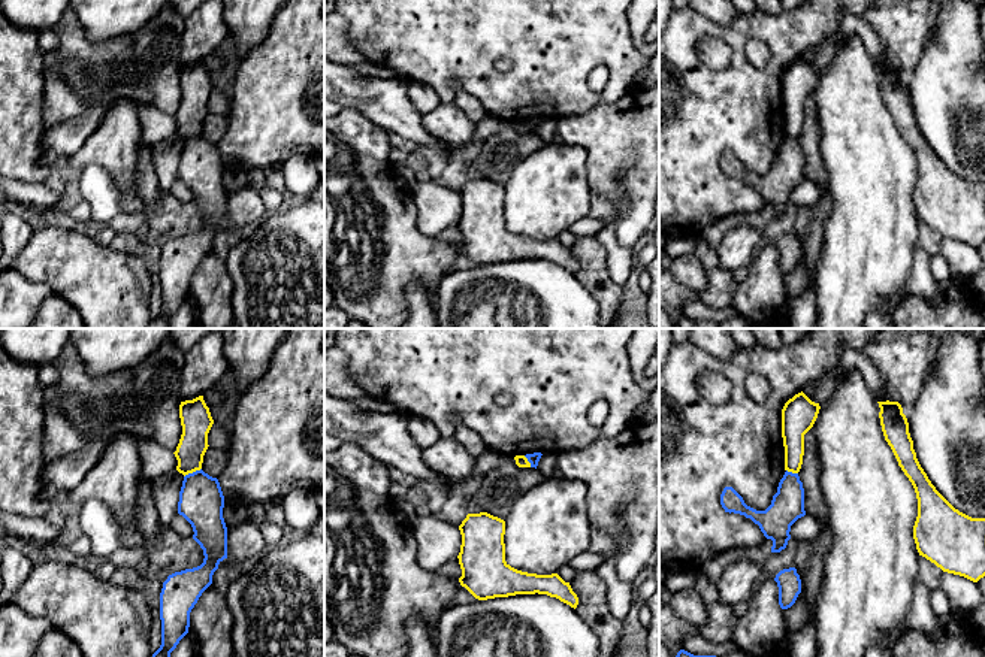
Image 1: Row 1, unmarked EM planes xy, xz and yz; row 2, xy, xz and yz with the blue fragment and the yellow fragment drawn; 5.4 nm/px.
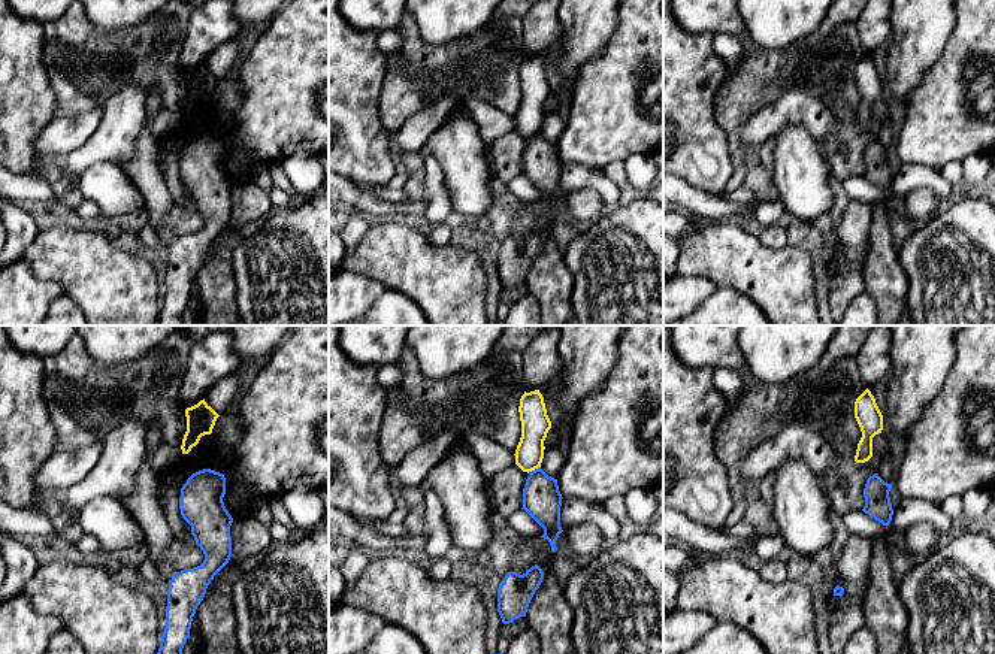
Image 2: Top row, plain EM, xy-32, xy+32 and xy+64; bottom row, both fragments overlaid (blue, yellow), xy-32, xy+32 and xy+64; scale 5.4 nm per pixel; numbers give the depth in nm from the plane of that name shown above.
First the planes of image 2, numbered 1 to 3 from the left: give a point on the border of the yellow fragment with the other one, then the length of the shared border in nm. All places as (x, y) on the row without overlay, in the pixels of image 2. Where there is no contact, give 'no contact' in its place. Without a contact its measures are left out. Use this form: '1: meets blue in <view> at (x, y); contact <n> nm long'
1: no contact
2: meets blue in xy+32 at (535, 135); contact 80 nm long
3: no contact

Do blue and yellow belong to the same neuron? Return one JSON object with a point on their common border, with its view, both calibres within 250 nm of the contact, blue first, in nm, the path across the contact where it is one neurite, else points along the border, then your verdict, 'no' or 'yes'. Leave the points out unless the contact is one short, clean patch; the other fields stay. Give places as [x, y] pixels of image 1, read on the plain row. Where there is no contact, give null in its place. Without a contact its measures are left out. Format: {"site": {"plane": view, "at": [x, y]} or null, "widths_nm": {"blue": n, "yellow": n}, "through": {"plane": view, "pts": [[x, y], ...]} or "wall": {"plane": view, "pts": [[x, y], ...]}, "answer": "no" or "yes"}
{"site": {"plane": "xy", "at": [193, 138]}, "widths_nm": {"blue": 240, "yellow": 160}, "wall": {"plane": "xy", "pts": [[201, 133], [184, 142]]}, "answer": "no"}

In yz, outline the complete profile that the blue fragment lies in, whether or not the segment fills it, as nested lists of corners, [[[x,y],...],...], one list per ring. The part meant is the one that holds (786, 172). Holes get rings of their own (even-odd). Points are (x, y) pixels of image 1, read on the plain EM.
[[[788,136],[779,148],[771,170],[765,176],[747,172],[732,152],[723,154],[720,170],[725,178],[744,181],[758,190],[764,202],[773,206],[771,218],[780,218],[786,214],[791,205],[791,191],[806,181],[803,148],[798,139]]]

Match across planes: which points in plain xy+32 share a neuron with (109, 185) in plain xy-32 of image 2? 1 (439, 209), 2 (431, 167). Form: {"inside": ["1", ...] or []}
{"inside": ["1", "2"]}

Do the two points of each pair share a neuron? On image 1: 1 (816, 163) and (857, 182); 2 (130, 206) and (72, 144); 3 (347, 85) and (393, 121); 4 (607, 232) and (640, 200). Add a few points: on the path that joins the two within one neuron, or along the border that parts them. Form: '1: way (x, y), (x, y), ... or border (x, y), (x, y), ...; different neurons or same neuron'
1: border (819, 132), (819, 154), (833, 200); different neurons
2: border (100, 123), (75, 153), (68, 154), (59, 162); different neurons
3: way (359, 97), (366, 105), (377, 105), (381, 109); same neuron
4: border (609, 221), (616, 239), (630, 248); different neurons

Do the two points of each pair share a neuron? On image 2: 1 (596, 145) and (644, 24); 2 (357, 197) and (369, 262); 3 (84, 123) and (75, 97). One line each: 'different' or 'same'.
1: same
2: different
3: different

